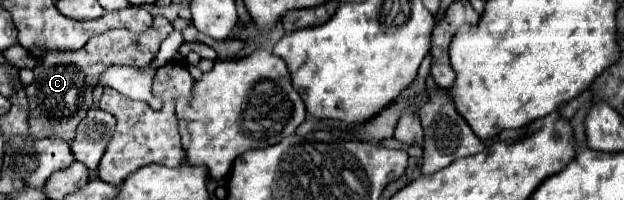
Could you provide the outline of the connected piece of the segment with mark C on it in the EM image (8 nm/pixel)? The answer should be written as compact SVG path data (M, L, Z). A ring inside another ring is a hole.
M155 16L153 24L143 36L135 36L127 30L109 30L101 36L91 38L81 50L75 52L48 52L35 68L35 82L27 86L29 96L29 134L31 136L59 136L71 142L75 128L83 120L85 112L91 108L91 94L97 84L99 74L109 66L131 64L147 66L159 52L161 42L173 32L167 18Z

